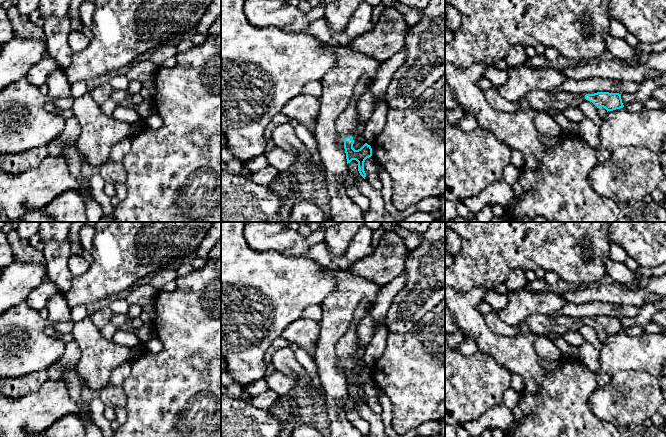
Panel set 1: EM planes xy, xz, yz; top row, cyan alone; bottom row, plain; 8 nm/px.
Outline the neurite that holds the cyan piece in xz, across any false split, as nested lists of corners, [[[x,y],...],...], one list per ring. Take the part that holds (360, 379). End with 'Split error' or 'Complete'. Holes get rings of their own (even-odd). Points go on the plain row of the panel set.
[[[366,300],[362,301],[357,306],[353,317],[353,323],[345,336],[336,345],[335,350],[337,358],[344,363],[347,388],[352,384],[356,384],[358,386],[358,395],[364,403],[366,401],[364,386],[367,382],[372,380],[372,372],[365,367],[360,373],[355,374],[353,372],[354,364],[351,359],[355,355],[359,343],[357,328],[361,320],[369,315],[371,308],[370,303]]]. Split error

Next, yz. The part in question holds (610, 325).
[[[494,310],[484,316],[490,329],[504,336],[515,336],[519,333],[526,332],[531,332],[539,336],[553,334],[562,336],[569,331],[578,331],[585,323],[592,326],[597,332],[605,332],[607,336],[624,331],[621,318],[619,317],[597,316],[594,318],[581,319],[564,315],[551,317],[550,315],[536,314],[529,316],[518,326],[510,326],[503,322],[498,312]]]. Split error

